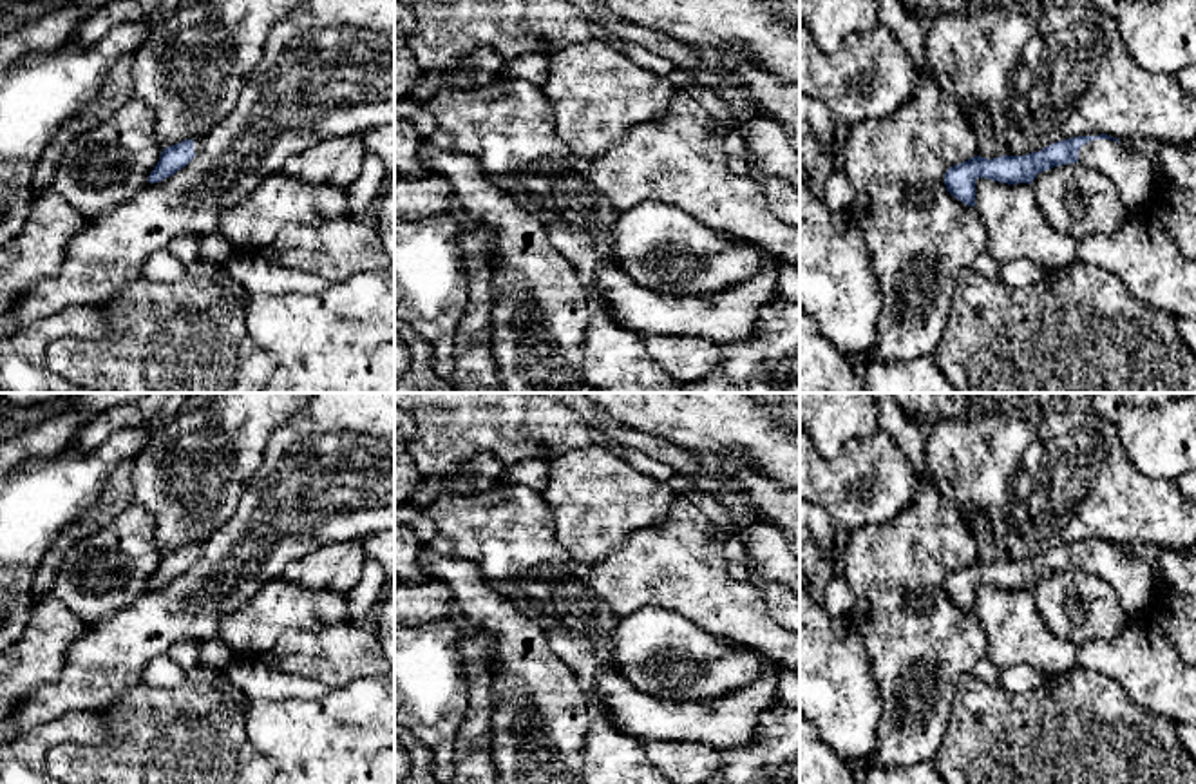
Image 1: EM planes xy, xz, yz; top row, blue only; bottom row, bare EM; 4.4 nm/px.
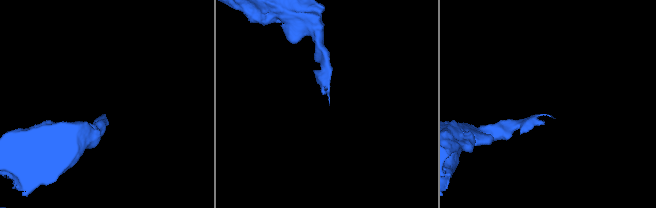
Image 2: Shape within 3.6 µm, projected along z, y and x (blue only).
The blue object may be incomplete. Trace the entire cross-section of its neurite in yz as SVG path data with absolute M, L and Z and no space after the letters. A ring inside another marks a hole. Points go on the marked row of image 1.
M1107 134L1077 136L1026 156L970 158L944 174L946 190L968 206L975 206L979 177L1017 185L1028 183L1053 167L1080 163L1107 176L1129 212L1151 208L1154 172L1147 159L1127 152Z

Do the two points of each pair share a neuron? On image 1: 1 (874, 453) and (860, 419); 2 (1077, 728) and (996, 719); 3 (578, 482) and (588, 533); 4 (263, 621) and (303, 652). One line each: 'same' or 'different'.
1: different
2: same
3: same
4: different

